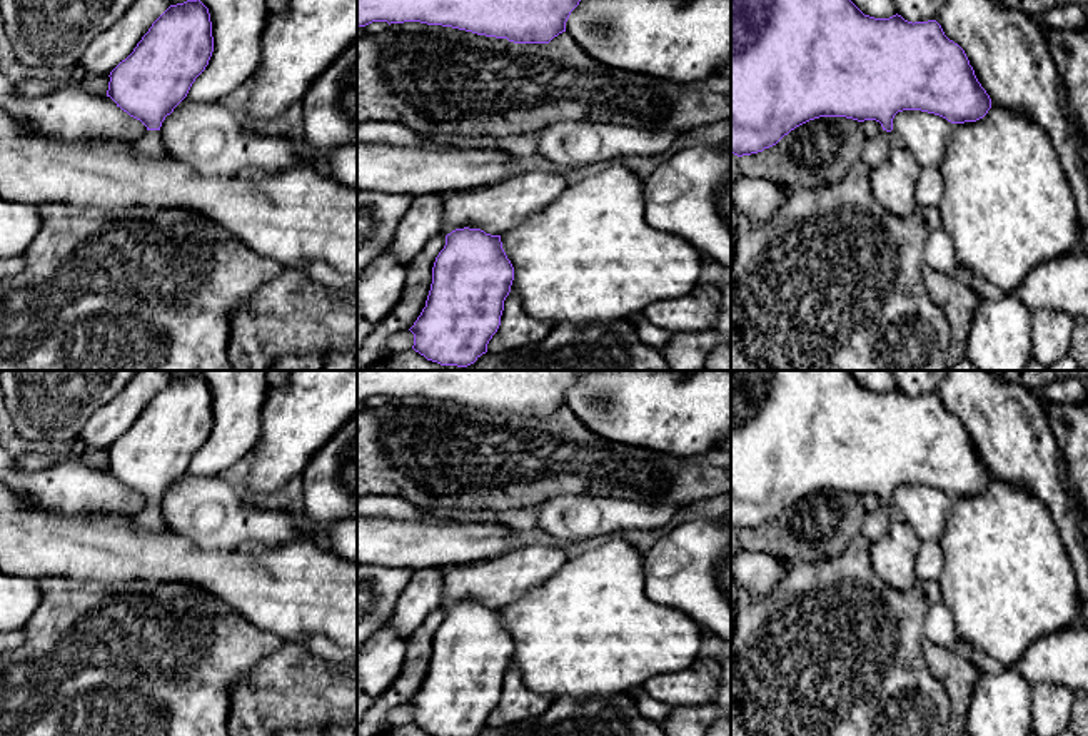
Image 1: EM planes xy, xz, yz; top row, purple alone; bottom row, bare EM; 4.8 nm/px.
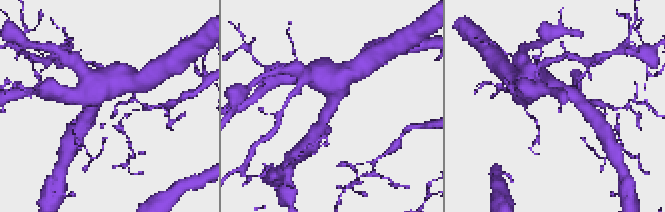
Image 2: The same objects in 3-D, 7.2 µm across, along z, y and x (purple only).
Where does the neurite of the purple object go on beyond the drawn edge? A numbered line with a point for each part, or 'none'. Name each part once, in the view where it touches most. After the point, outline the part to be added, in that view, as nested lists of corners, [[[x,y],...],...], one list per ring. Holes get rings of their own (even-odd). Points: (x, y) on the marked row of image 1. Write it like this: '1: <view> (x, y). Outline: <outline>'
1: xy (151, 146). Outline: [[[147,130],[142,137],[132,140],[132,150],[139,157],[159,160],[167,155],[164,139],[159,130]]]

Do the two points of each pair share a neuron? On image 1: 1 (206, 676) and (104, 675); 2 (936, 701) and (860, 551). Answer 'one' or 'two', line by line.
1: one
2: one

